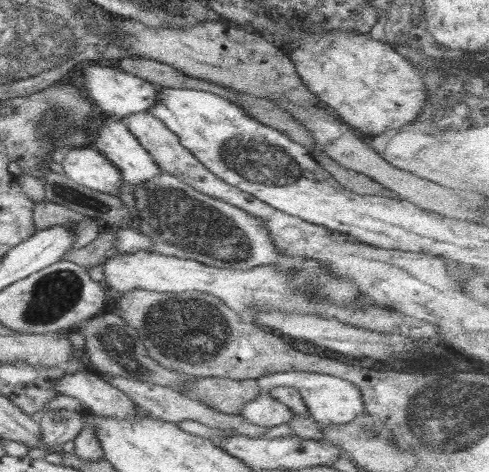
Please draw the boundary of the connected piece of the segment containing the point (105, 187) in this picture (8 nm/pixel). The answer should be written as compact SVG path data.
M91 146L66 151L61 164L70 180L106 194L114 195L123 181L118 167Z

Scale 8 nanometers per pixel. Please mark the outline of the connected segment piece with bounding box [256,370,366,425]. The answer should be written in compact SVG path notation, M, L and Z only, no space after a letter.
M292 370L266 375L257 378L256 382L258 382L260 393L263 394L268 394L272 388L278 388L278 386L295 388L303 398L313 420L318 421L321 425L348 424L366 412L358 387L346 379L334 375Z

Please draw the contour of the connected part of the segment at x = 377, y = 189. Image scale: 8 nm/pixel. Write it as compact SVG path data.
M314 147L310 150L313 157L342 185L356 194L370 194L370 196L386 196L396 200L403 198L393 190L386 188L377 180L360 174L354 170L348 170L332 160L322 149Z

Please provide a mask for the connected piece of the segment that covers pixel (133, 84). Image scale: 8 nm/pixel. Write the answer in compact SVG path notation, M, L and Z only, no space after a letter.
M98 63L83 64L82 81L79 86L85 96L88 96L101 115L115 117L121 120L136 112L149 111L150 105L158 97L160 87L146 79L140 78L122 69L100 66Z

